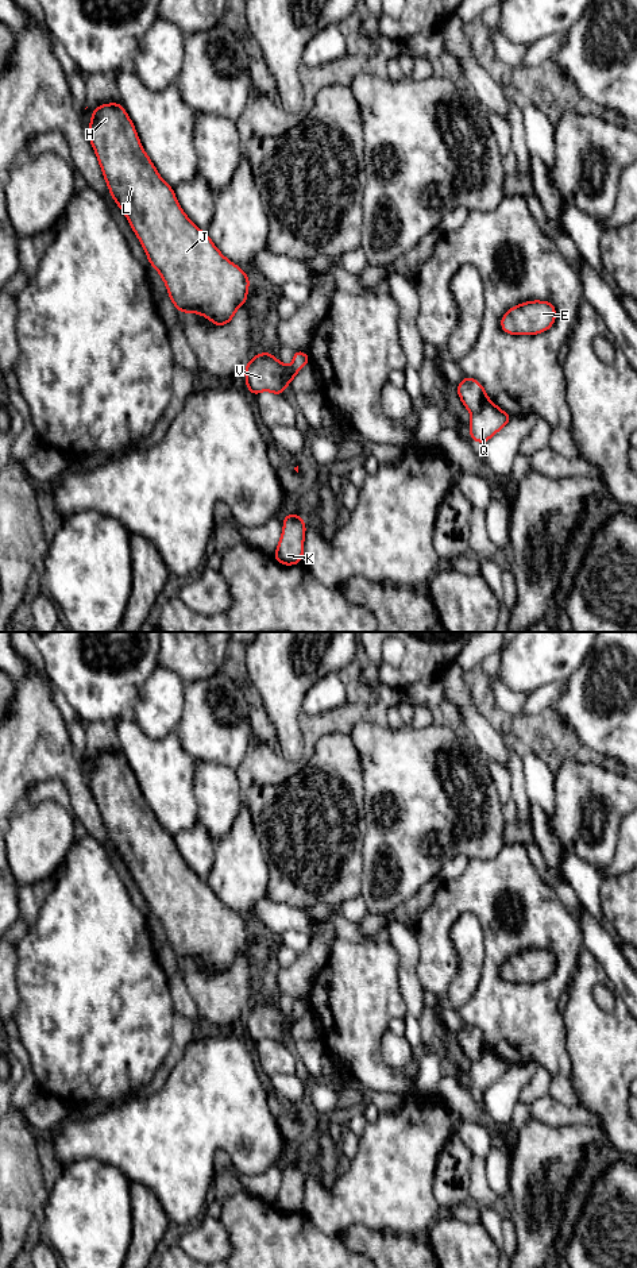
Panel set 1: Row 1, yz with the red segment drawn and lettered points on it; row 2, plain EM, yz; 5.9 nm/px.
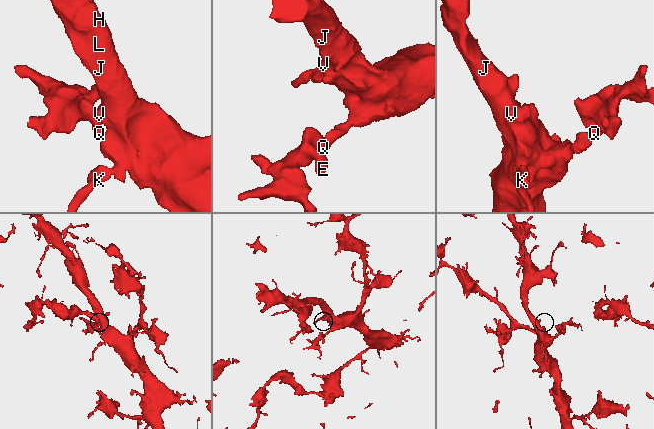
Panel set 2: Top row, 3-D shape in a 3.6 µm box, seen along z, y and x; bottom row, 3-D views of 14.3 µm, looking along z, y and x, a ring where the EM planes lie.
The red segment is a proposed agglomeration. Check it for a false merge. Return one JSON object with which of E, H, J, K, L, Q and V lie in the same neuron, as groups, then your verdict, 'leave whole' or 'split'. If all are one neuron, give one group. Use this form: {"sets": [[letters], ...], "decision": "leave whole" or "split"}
{"sets": [["E"], ["H", "J", "K", "L", "Q", "V"]], "decision": "split"}

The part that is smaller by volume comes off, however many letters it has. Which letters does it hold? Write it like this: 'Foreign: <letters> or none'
Foreign: E

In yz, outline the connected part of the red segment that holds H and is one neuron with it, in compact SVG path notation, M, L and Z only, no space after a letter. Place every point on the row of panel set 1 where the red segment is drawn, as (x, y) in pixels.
M119 101L94 108L88 136L111 196L127 216L150 265L165 281L178 312L200 313L212 320L215 327L228 324L236 309L246 305L250 278L238 265L229 262L208 234L198 230L181 209L173 188L158 174Z

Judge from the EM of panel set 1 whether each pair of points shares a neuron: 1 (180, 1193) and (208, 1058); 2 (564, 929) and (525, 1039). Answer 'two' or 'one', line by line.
1: one
2: one

